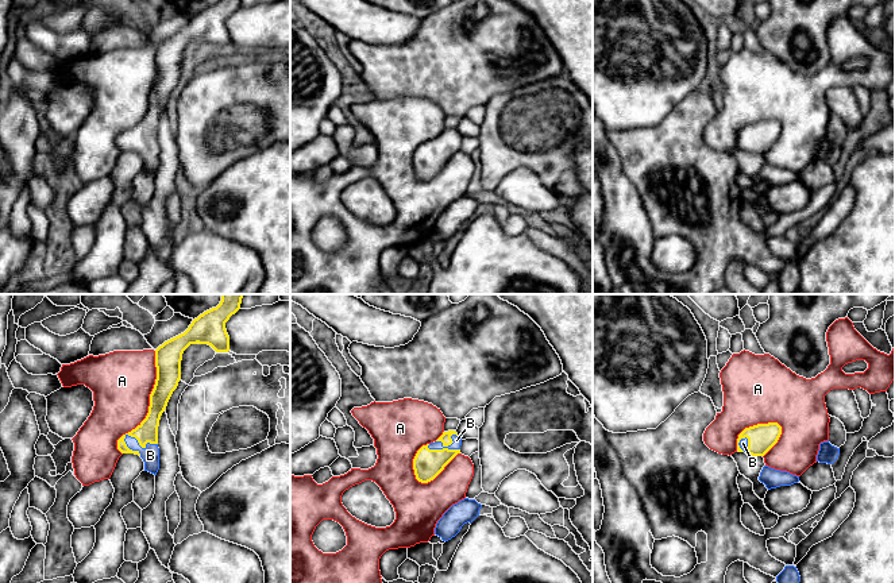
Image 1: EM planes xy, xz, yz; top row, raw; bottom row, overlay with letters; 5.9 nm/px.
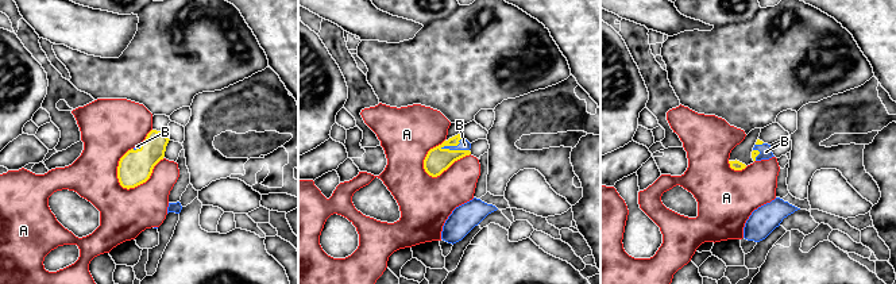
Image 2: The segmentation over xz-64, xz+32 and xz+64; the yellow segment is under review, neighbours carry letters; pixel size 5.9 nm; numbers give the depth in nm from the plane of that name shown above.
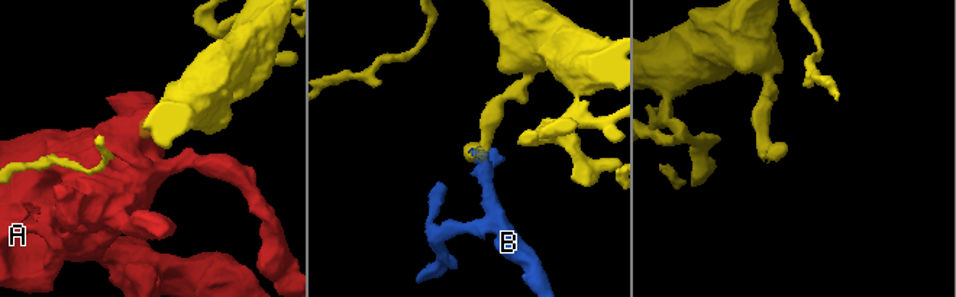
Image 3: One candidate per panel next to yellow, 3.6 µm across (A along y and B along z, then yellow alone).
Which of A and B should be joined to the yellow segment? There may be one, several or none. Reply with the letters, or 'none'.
B

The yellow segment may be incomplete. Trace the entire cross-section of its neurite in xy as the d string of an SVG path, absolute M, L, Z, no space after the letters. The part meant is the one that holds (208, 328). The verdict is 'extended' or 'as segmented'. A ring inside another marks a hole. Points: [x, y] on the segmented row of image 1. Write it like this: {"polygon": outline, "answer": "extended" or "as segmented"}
{"polygon": "M221 294L221 301L192 321L189 328L165 341L155 350L157 379L150 394L146 418L131 432L117 440L121 453L139 455L144 471L157 475L159 470L158 426L167 402L181 379L181 360L190 344L208 344L216 352L229 351L229 336L225 323L240 309L244 294Z", "answer": "extended"}

